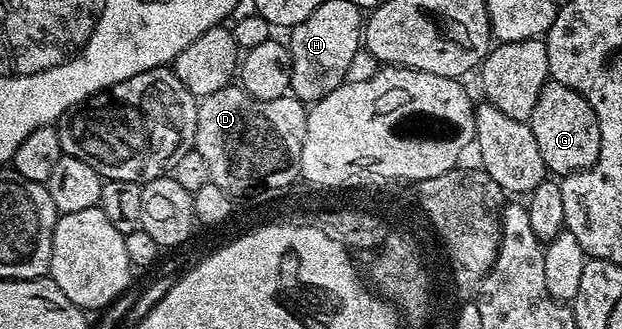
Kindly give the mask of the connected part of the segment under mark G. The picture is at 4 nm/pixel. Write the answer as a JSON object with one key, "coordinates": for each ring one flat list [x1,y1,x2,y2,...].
{"coordinates":[[548,80,537,99,537,107,533,107,529,124,533,139,537,139,537,147,541,147,541,159,545,159,552,174,579,173,597,163,597,155,601,151,601,131,597,115,577,91]]}

